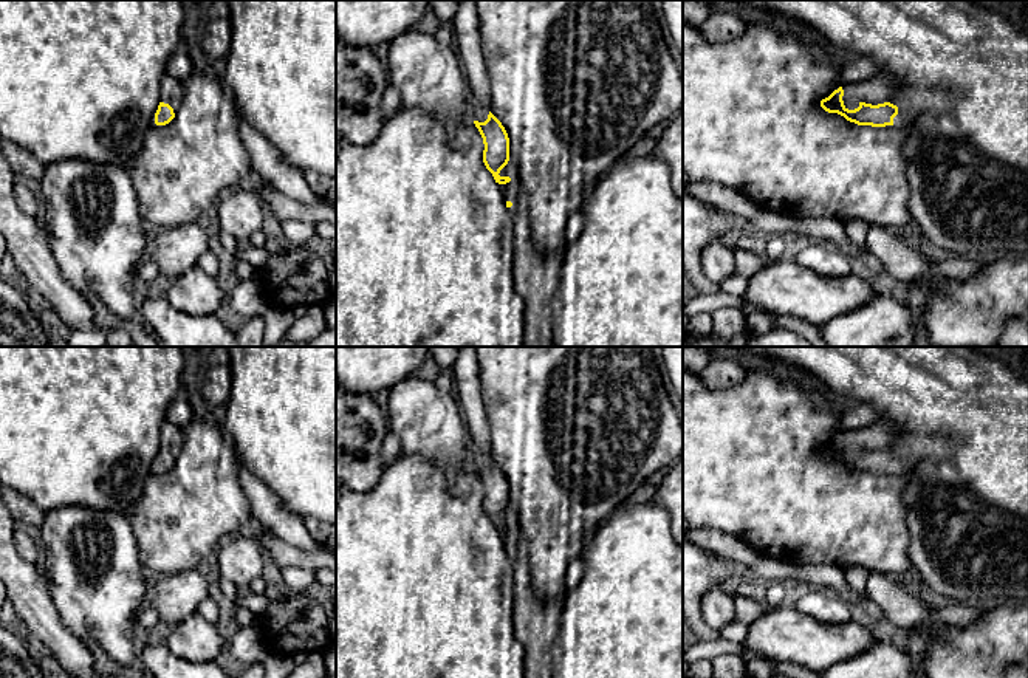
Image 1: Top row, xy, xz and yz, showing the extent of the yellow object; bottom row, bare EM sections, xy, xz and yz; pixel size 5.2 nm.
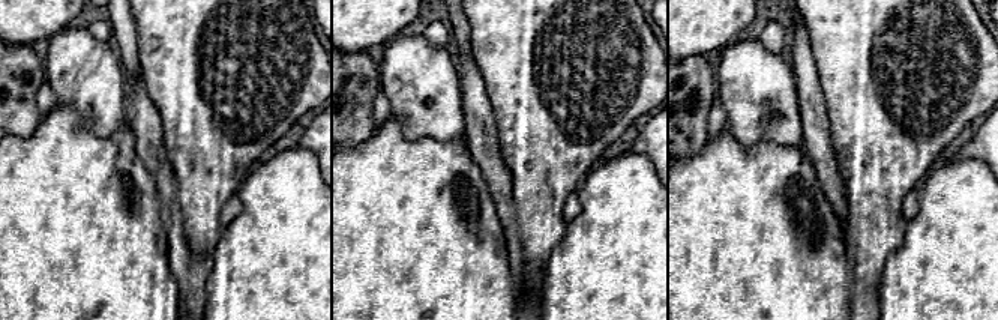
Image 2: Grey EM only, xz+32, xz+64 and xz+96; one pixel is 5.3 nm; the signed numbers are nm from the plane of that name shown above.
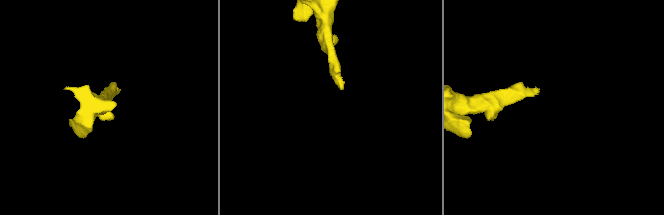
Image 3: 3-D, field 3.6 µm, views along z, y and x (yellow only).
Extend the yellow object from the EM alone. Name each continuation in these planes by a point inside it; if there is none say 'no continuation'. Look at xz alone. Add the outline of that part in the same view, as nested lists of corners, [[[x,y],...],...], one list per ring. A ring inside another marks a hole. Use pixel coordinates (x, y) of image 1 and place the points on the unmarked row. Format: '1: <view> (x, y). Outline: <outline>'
1: xz (536, 624). Outline: [[[509,506],[499,522],[511,525],[506,531],[497,531],[505,551],[512,550],[506,554],[512,576],[512,628],[525,647],[525,678],[551,678],[550,650],[559,632],[560,608],[556,604],[543,604],[533,587],[516,509]]]

